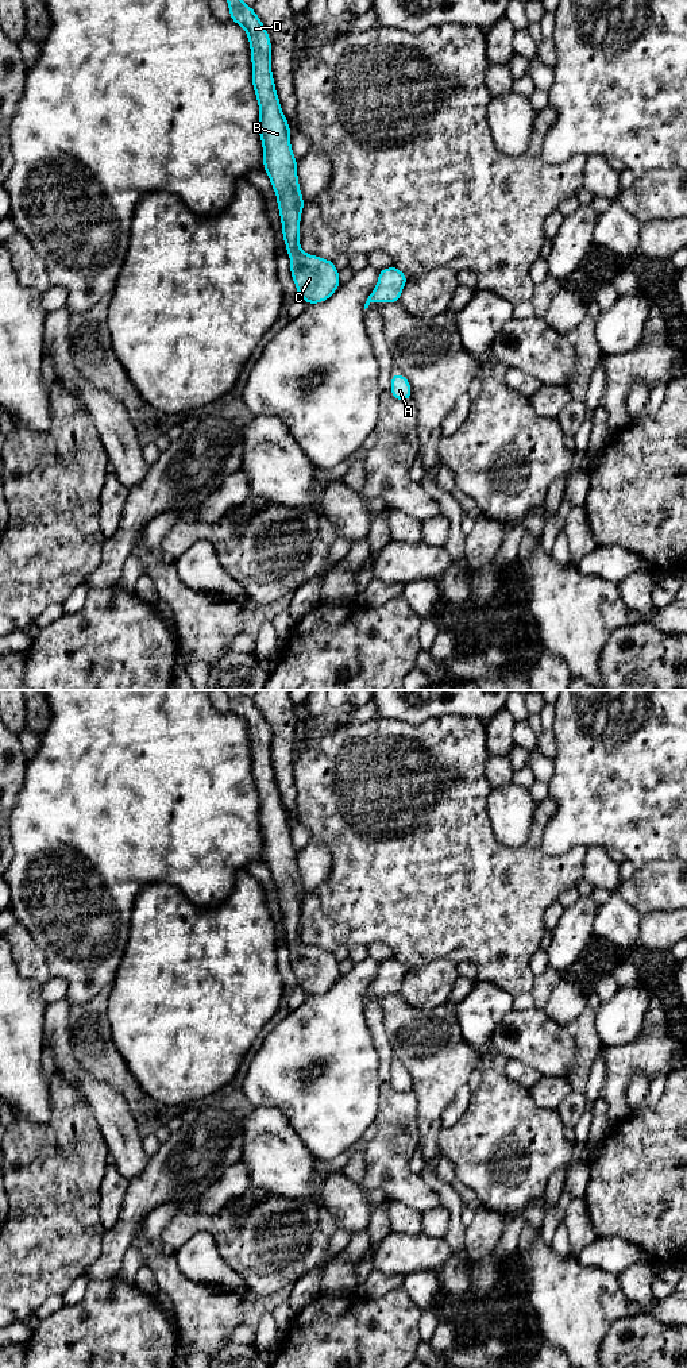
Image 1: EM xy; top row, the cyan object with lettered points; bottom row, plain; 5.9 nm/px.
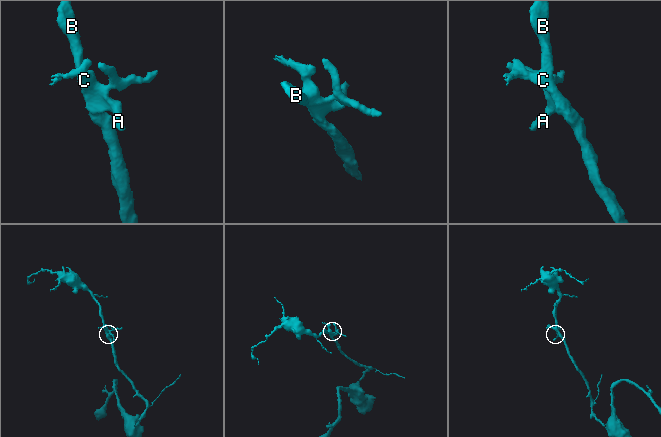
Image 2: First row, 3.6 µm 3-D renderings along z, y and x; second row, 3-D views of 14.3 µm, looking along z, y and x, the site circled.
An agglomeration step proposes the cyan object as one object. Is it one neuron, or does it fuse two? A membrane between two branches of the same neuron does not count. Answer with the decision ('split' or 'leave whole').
leave whole

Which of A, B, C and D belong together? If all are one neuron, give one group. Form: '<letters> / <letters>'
A B C D

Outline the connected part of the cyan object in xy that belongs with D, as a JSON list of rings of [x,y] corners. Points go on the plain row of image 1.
[[[225,690],[231,712],[244,720],[251,739],[252,779],[260,808],[258,821],[263,839],[263,860],[277,886],[282,928],[290,947],[290,966],[298,987],[306,995],[327,993],[339,979],[340,968],[333,952],[301,943],[300,913],[305,897],[293,847],[292,821],[282,804],[271,764],[271,732],[252,698],[240,690]]]

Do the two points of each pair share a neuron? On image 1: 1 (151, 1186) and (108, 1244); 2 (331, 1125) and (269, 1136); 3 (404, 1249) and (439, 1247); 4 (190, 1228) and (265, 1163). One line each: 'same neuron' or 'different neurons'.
1: same neuron
2: different neurons
3: same neuron
4: different neurons

